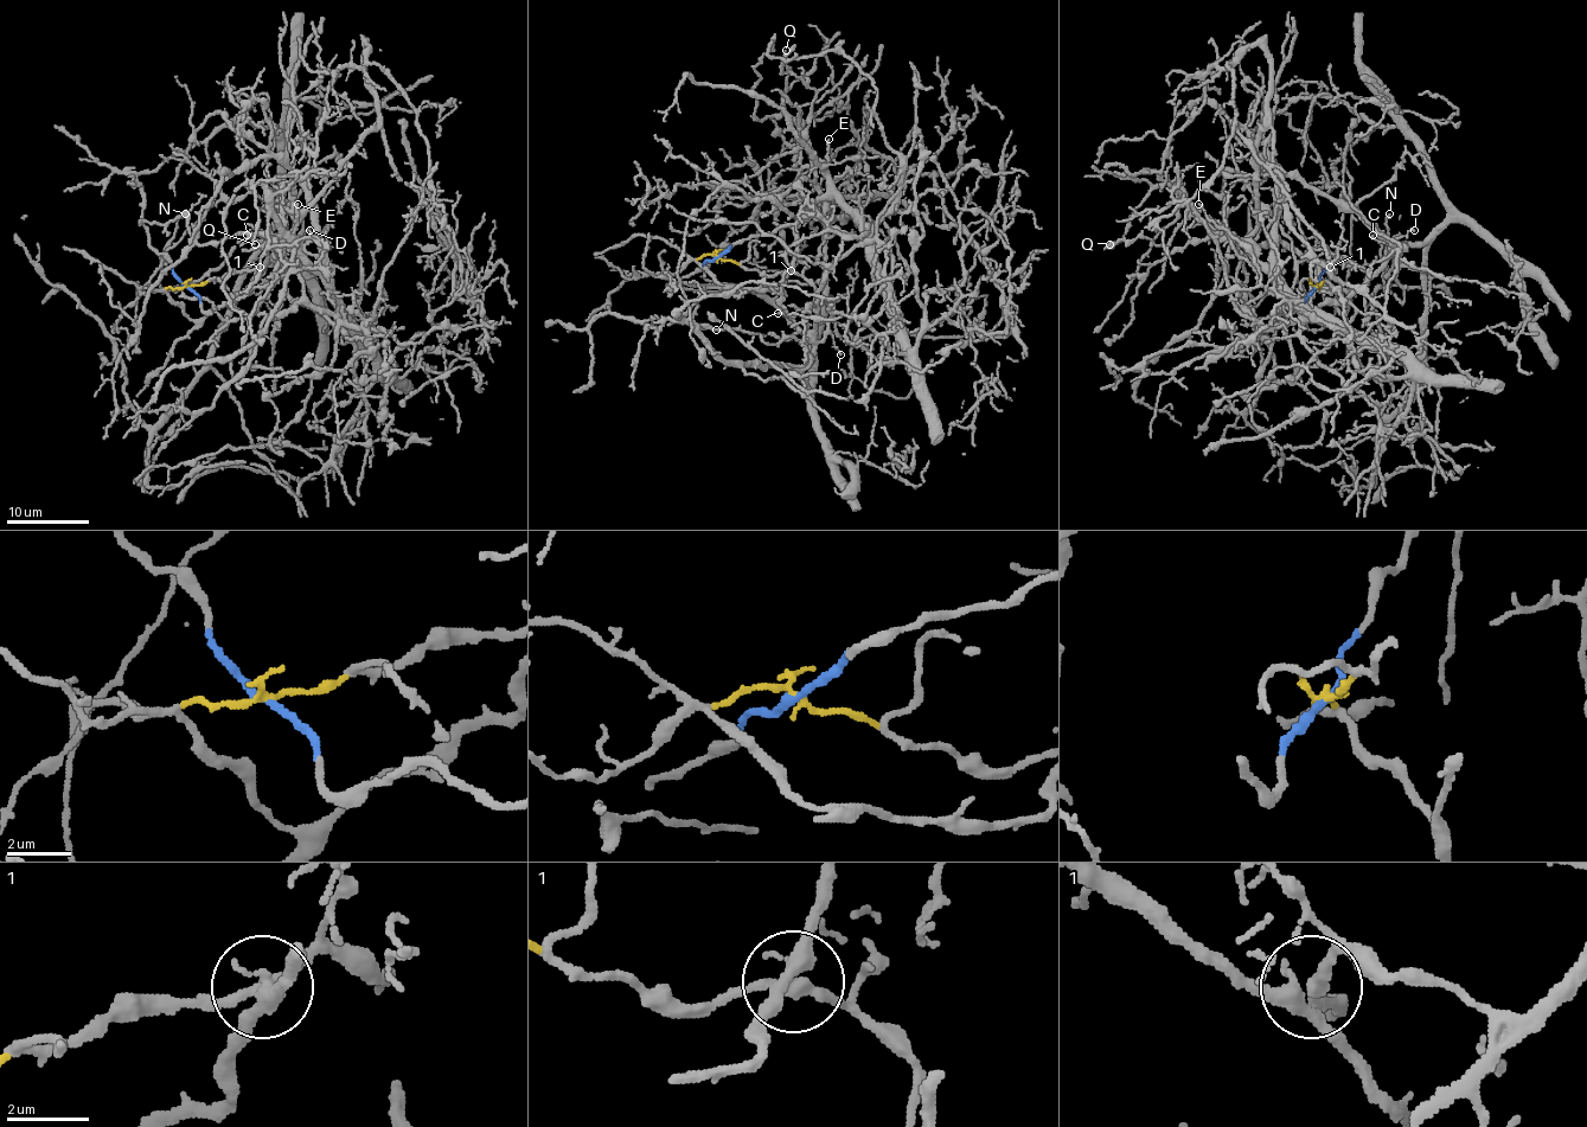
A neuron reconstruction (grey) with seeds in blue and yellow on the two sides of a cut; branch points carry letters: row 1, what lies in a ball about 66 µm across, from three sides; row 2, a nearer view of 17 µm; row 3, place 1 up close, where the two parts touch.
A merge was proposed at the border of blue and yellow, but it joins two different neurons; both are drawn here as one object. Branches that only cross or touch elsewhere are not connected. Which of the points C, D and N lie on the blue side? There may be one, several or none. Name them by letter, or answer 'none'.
D

